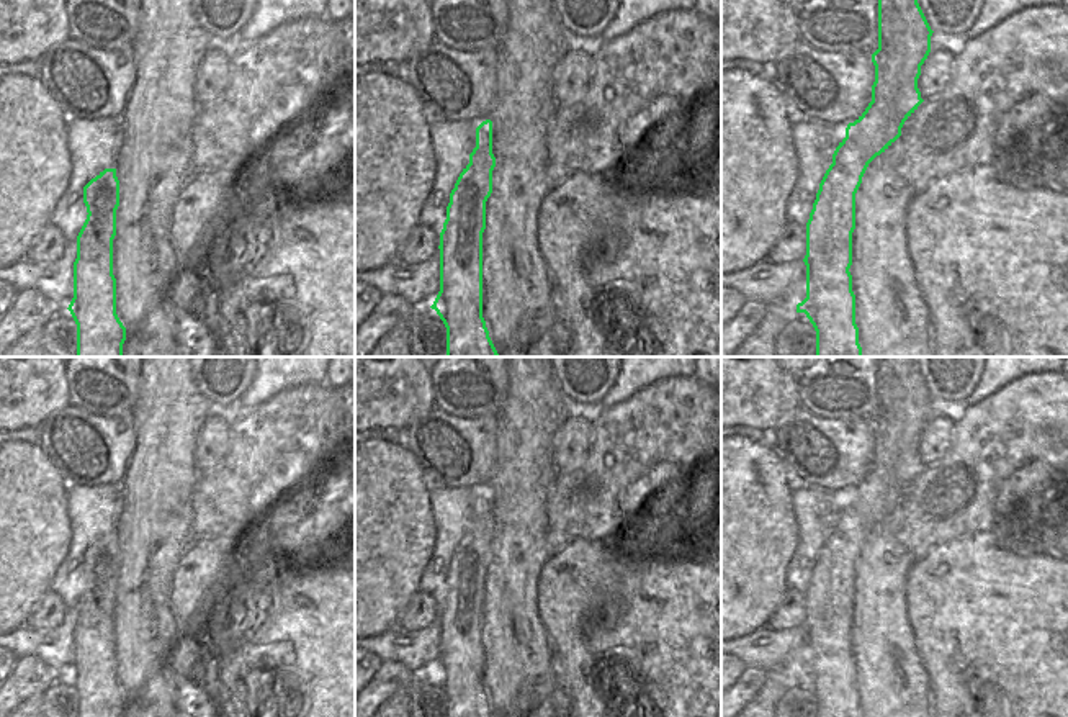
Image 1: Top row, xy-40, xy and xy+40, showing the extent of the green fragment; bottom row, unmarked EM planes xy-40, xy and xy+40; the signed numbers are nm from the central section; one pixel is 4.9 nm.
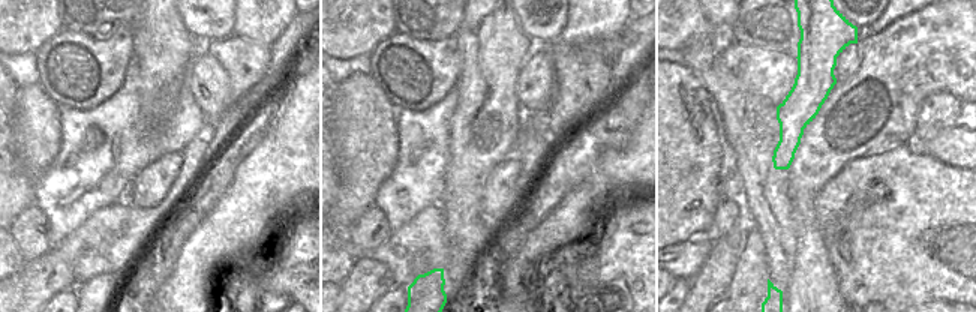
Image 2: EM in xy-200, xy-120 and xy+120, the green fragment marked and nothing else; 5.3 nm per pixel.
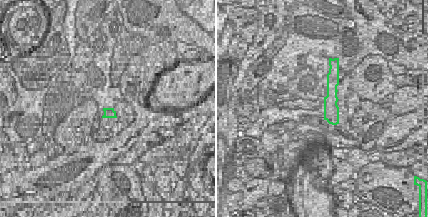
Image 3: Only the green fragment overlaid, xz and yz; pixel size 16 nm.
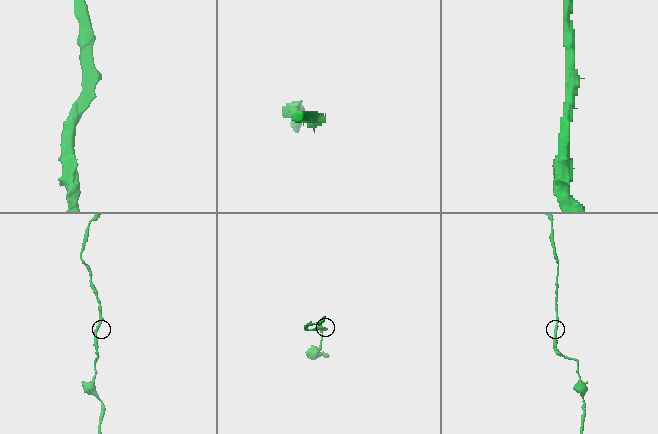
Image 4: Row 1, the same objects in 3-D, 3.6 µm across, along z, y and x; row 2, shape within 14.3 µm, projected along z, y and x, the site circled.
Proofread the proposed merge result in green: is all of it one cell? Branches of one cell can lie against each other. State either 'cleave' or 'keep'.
keep

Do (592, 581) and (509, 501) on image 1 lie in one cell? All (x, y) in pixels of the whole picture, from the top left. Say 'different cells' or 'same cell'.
different cells

